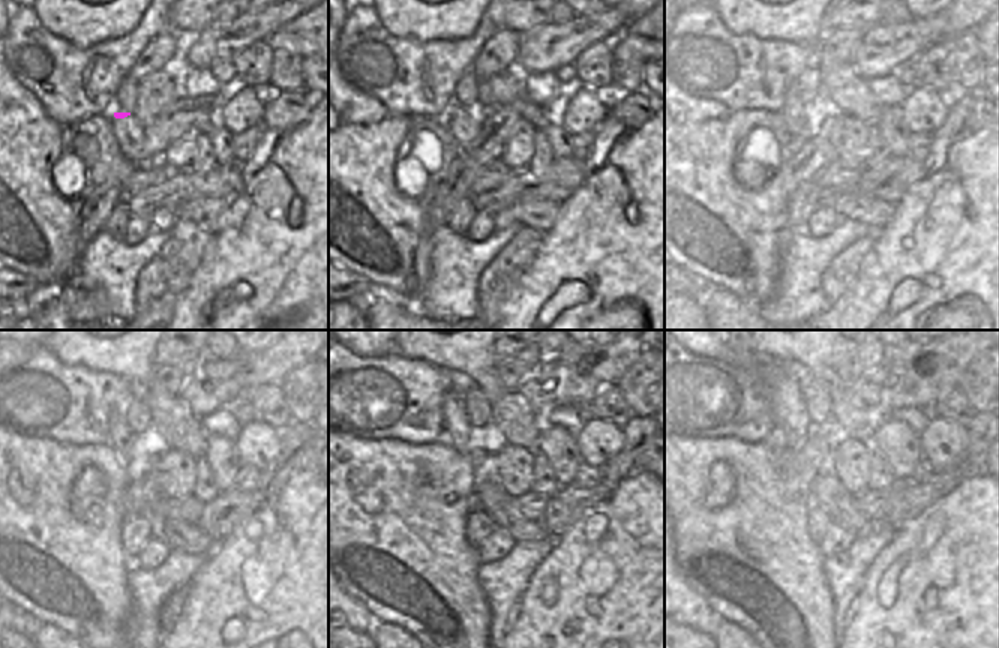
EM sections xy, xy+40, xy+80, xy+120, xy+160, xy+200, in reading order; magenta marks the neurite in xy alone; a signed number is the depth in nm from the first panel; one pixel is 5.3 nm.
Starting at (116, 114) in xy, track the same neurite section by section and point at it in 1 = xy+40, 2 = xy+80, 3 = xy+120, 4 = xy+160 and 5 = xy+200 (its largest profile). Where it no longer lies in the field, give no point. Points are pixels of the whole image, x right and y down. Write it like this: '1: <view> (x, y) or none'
1: xy+40 (456, 111)
2: xy+80 (792, 108)
3: xy+120 (119, 432)
4: xy+160 (456, 425)
5: xy+200 (789, 411)

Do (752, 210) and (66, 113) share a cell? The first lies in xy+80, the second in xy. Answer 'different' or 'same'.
different

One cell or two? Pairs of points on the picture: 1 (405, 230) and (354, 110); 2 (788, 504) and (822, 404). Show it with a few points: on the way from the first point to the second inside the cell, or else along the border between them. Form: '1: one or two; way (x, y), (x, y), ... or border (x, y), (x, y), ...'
1: one; way (375, 201), (354, 180), (354, 140)
2: two; border (830, 417), (819, 425)

